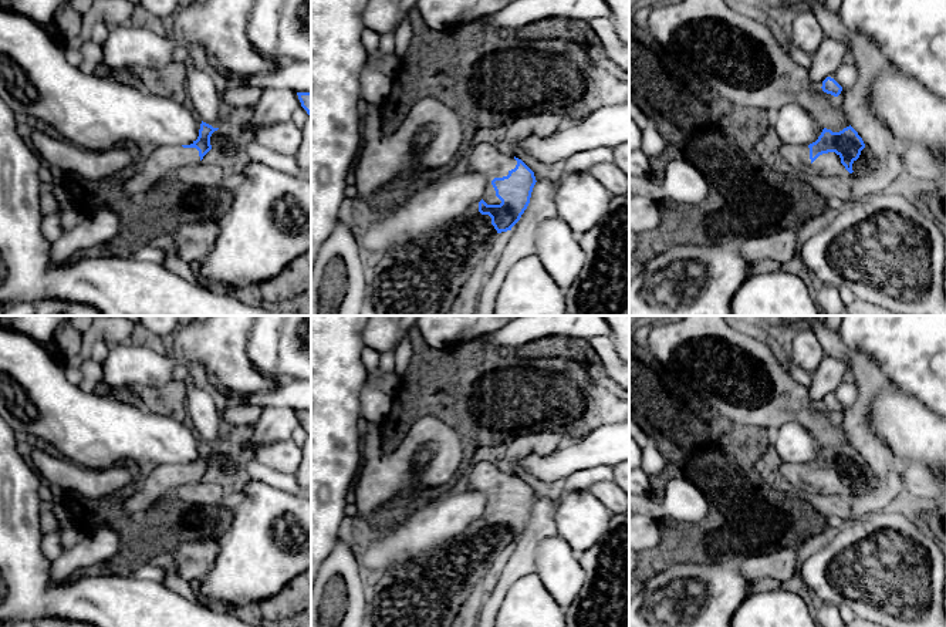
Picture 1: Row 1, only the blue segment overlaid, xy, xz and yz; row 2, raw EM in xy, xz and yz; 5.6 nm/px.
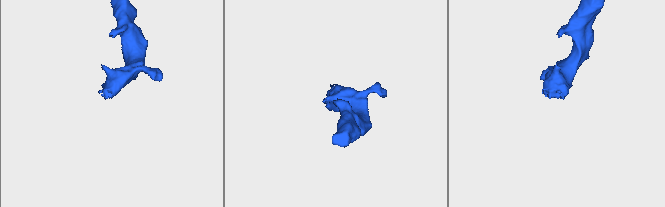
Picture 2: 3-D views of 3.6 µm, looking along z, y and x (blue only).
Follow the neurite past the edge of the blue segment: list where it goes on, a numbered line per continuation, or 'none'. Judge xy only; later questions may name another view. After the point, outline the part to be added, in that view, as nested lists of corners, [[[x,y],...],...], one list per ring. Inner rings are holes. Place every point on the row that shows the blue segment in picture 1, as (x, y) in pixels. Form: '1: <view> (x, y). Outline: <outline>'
1: xy (158, 162). Outline: [[[178,145],[148,149],[136,172],[124,183],[124,189],[131,196],[143,195],[158,178],[173,175],[176,169],[196,162],[200,162],[196,148]]]

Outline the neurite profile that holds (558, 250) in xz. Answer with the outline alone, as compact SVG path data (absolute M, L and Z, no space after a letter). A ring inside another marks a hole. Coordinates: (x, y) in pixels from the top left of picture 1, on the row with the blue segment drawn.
M554 218L538 226L534 242L541 264L565 291L585 269L585 253L575 233L561 218Z

